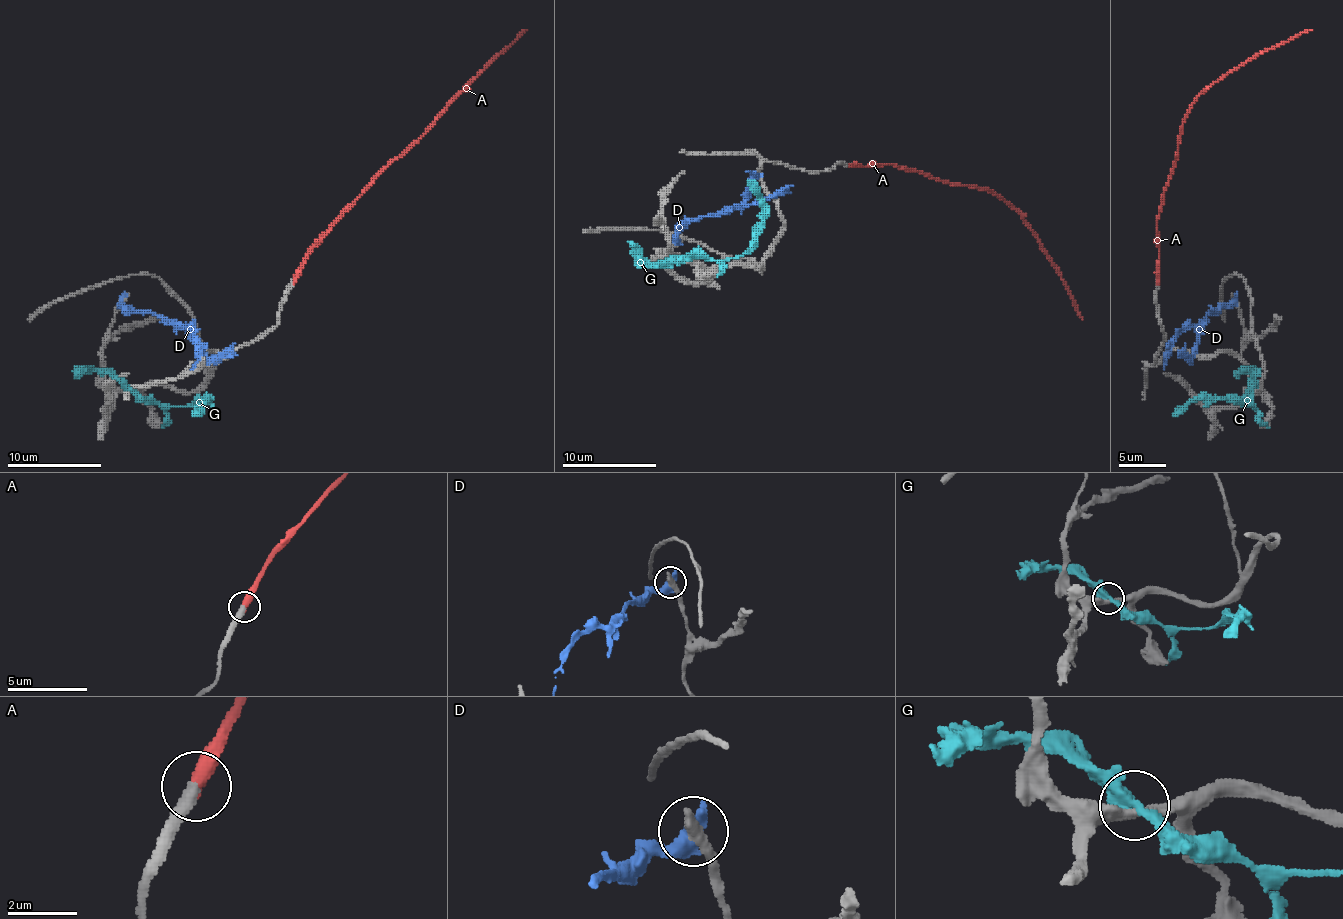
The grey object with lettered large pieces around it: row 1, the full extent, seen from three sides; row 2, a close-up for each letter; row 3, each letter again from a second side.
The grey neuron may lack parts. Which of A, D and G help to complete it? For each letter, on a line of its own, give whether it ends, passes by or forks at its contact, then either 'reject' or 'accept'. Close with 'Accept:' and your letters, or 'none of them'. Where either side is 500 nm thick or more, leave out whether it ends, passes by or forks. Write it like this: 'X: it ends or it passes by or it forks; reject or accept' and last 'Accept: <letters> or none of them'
A: it ends; accept
D: reject
G: it passes by; reject
Accept: A

